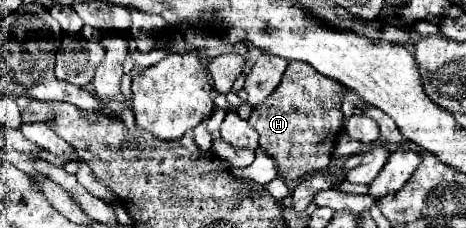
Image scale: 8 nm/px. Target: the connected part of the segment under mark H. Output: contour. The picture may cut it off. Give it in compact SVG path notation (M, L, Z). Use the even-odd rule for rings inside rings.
M290 61L280 85L270 97L252 109L248 123L260 137L260 147L270 155L278 167L280 177L286 181L304 179L328 167L332 147L340 133L344 113L340 109L340 97L344 87L338 81L320 77L310 65L302 61Z

